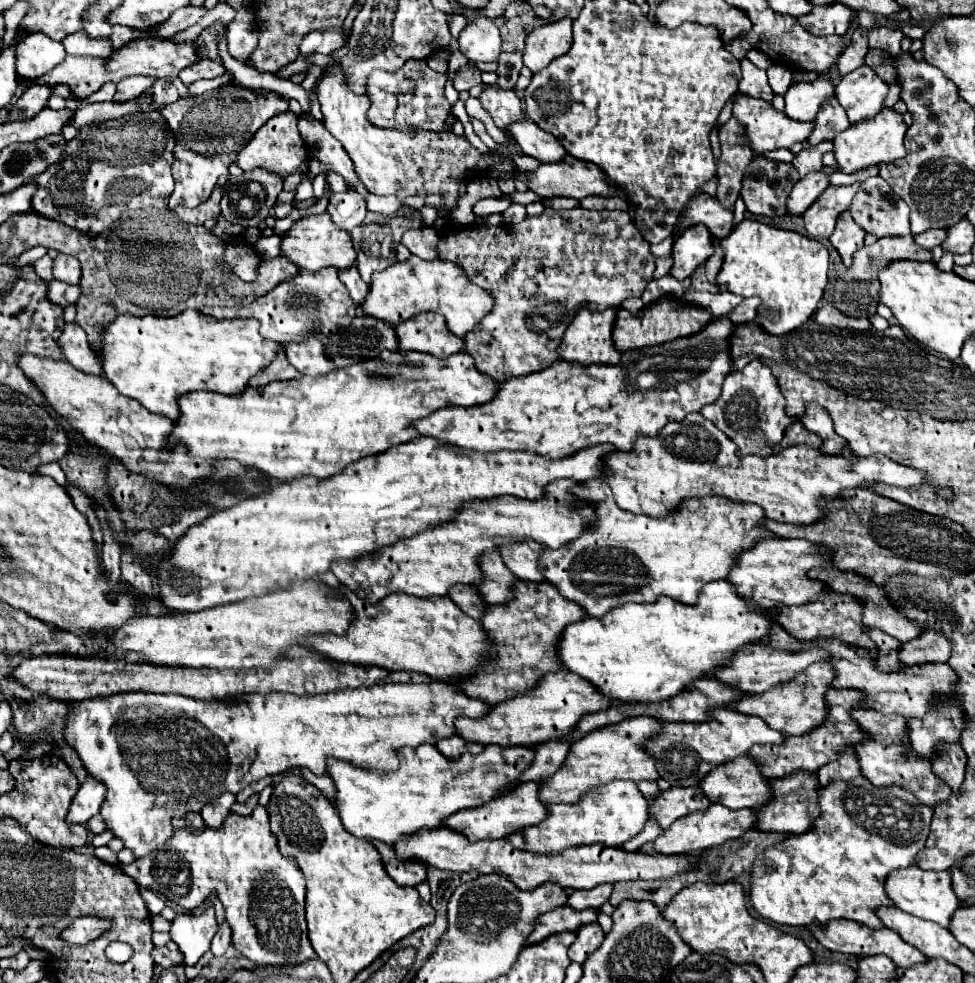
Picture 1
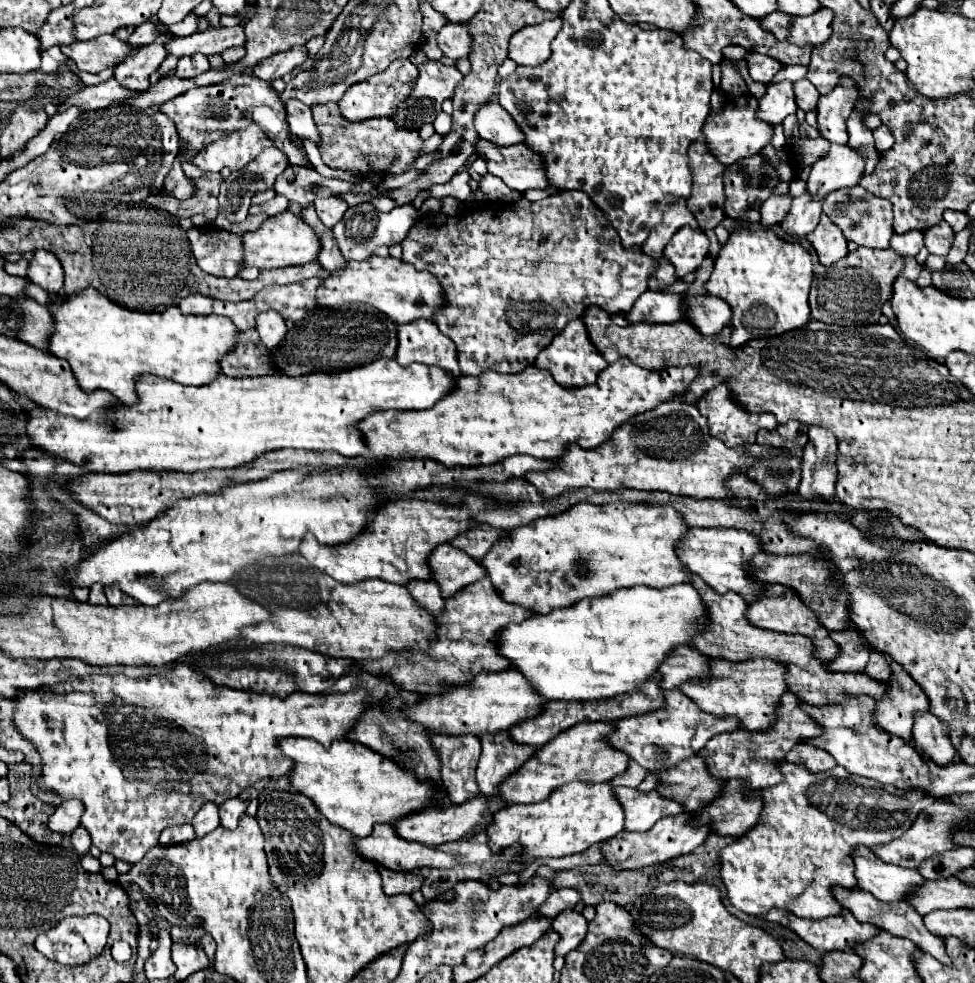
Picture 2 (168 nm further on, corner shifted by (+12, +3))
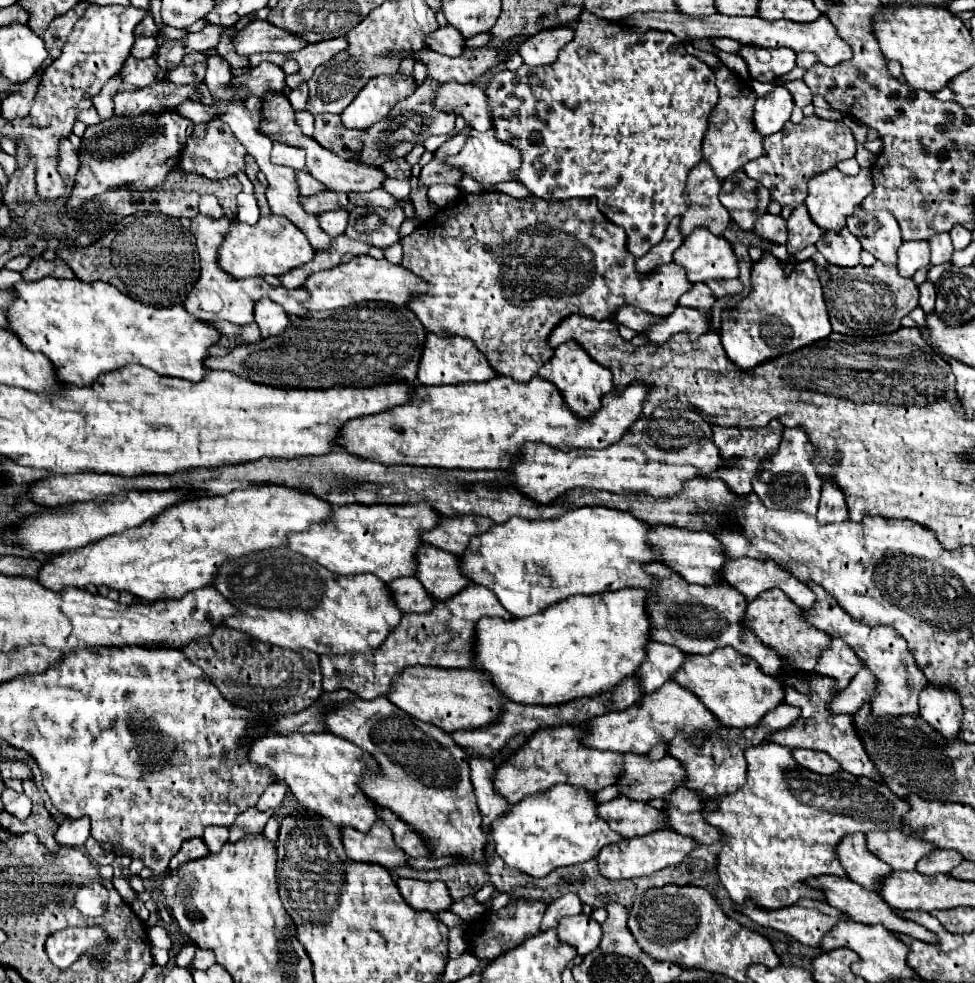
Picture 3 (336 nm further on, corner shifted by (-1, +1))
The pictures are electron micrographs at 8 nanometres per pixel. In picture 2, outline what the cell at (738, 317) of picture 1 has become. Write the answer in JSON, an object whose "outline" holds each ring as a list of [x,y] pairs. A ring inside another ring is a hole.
{"outline":[[[703,294],[695,298],[687,298],[687,322],[699,328],[701,334],[711,336],[719,334],[723,326],[731,322],[731,306],[721,298]]]}

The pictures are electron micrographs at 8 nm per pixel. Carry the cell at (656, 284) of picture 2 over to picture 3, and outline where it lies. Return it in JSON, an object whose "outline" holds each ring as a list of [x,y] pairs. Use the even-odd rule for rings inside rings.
{"outline":[[[694,284],[690,288],[690,292],[686,292],[682,298],[680,298],[680,306],[688,306],[688,308],[700,308],[702,312],[708,312],[712,310],[716,298],[714,294],[710,292],[710,288],[706,284]]]}

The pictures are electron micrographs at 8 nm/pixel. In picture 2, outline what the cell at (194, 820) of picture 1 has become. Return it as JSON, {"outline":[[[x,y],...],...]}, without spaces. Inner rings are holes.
{"outline":[[[183,824],[183,826],[173,826],[173,828],[163,830],[159,842],[163,842],[163,844],[179,844],[179,842],[187,842],[187,840],[193,840],[193,838],[195,838],[193,826]]]}

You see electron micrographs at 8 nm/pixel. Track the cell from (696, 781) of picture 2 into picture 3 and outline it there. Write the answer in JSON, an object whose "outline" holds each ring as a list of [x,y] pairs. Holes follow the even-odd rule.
{"outline":[[[624,754],[624,776],[616,780],[616,788],[632,800],[648,802],[652,798],[664,798],[664,794],[678,786],[670,772],[684,772],[684,766],[668,754],[658,762],[646,756]]]}

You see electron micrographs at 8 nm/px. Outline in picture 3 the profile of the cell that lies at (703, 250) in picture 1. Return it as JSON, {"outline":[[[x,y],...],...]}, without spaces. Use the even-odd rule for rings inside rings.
{"outline":[[[694,228],[674,252],[674,262],[684,266],[688,280],[730,280],[738,278],[738,258],[728,240],[714,236],[706,228]]]}

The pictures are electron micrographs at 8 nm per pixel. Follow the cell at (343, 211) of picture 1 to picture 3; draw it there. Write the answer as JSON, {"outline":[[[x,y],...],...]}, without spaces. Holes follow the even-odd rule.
{"outline":[[[330,210],[330,212],[322,212],[318,218],[320,228],[330,236],[336,238],[340,234],[344,234],[344,228],[348,224],[348,212],[346,210]]]}

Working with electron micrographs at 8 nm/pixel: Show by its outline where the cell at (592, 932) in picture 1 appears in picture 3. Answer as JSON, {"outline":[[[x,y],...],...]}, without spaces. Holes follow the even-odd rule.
{"outline":[[[586,914],[568,916],[568,918],[560,920],[556,930],[558,930],[560,942],[566,942],[566,944],[574,946],[580,956],[590,954],[602,940],[600,924]]]}

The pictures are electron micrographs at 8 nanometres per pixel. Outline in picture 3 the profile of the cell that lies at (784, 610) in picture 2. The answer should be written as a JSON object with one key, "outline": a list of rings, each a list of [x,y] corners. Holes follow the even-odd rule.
{"outline":[[[778,588],[762,592],[760,596],[756,596],[756,600],[748,602],[744,626],[752,630],[764,646],[774,650],[780,658],[784,658],[788,664],[792,664],[796,670],[802,672],[812,672],[818,656],[830,644],[830,638],[822,630],[808,626],[806,620],[802,618],[802,610]]]}

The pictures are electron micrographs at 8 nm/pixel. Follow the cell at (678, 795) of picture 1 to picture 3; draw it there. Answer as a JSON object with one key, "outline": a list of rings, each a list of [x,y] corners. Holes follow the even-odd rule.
{"outline":[[[618,796],[610,802],[600,804],[600,816],[612,824],[614,832],[620,832],[624,838],[644,836],[654,830],[664,830],[664,812],[652,808],[648,802],[630,800]]]}

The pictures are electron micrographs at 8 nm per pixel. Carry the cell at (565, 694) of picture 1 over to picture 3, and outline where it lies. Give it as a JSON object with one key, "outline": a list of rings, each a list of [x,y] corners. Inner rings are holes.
{"outline":[[[406,668],[400,676],[396,676],[396,684],[392,684],[392,692],[388,692],[388,700],[406,714],[434,724],[444,732],[486,726],[500,716],[502,706],[500,692],[492,686],[484,672],[474,668]]]}

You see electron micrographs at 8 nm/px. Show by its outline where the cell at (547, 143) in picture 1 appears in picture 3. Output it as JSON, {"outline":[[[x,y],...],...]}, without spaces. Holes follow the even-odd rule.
{"outline":[[[456,80],[444,82],[436,88],[432,106],[436,106],[436,110],[462,116],[466,124],[478,132],[486,132],[492,128],[484,90],[476,84],[460,84]]]}

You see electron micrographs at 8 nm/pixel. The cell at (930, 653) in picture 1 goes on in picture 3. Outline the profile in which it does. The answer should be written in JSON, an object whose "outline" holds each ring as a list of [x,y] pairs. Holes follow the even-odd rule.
{"outline":[[[862,668],[852,682],[838,692],[830,702],[830,712],[844,712],[844,714],[854,714],[862,704],[868,704],[872,692],[876,688],[876,680],[870,670]]]}

